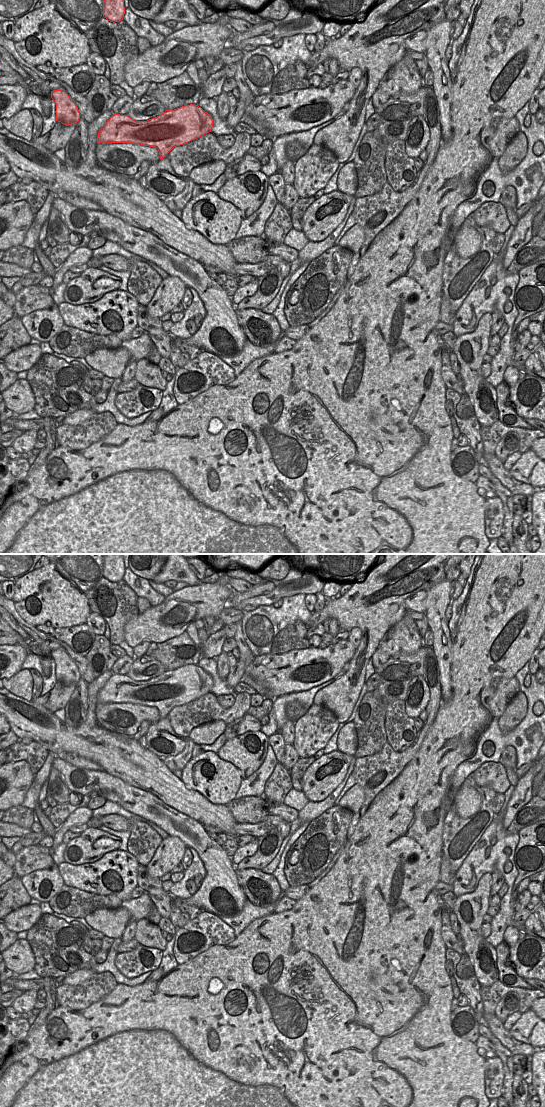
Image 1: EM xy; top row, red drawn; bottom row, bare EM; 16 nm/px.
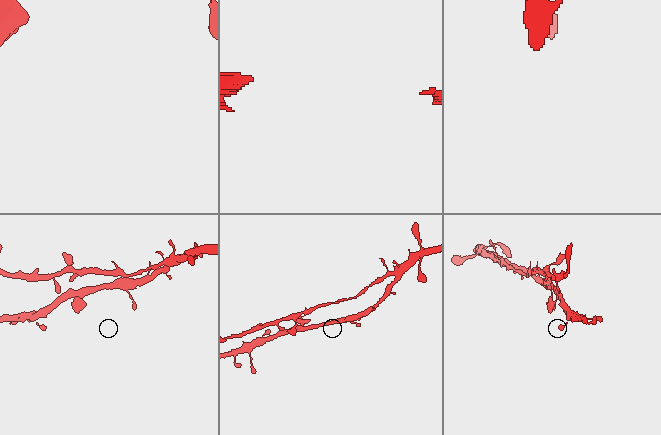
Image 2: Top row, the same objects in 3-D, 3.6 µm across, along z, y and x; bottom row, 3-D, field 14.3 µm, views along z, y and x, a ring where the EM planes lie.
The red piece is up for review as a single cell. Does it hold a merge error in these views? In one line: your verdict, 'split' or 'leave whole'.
leave whole

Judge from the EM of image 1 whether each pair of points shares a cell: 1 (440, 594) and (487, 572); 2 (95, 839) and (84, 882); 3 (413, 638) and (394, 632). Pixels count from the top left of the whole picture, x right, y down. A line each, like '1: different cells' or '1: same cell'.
1: different cells
2: different cells
3: same cell

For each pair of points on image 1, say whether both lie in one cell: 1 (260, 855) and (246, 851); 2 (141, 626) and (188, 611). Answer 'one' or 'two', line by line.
1: two
2: one

